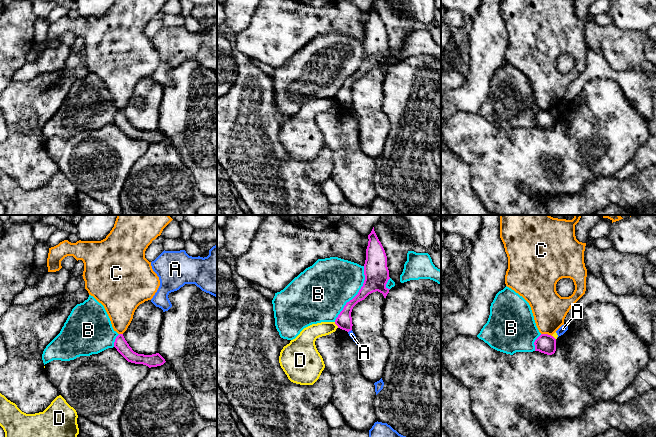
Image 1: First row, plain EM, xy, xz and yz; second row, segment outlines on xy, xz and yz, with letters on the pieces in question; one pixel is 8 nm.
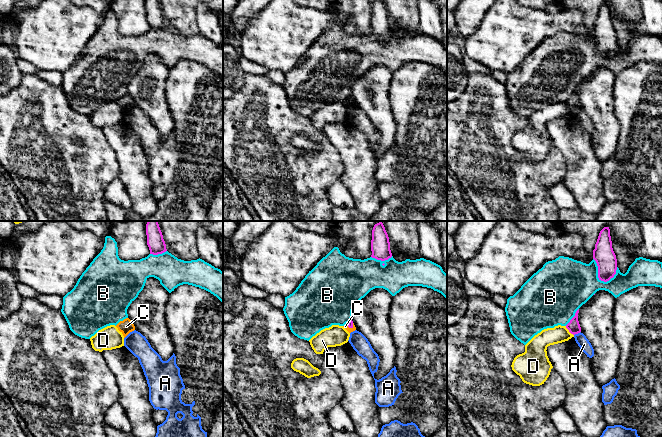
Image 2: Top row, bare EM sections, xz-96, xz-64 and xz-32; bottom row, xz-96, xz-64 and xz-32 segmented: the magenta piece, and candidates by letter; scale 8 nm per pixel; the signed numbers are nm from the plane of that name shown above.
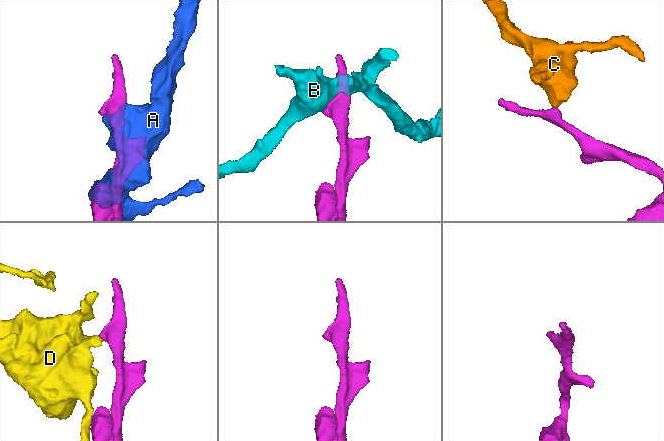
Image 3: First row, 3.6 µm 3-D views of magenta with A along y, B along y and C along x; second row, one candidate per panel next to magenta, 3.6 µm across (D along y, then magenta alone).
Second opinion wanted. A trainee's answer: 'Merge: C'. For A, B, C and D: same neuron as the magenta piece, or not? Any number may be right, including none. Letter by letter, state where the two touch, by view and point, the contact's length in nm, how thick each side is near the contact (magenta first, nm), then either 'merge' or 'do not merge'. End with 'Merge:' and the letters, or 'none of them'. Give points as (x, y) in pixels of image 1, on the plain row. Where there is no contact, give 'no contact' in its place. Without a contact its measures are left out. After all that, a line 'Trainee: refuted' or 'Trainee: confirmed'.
A: contact xz (349, 106); length 40 nm; calibres 130 and 50 nm; do not merge
B: contact xz (357, 70); length 500 nm; calibres 200 and 400 nm; do not merge
C: contact yz (546, 110); length 90 nm; calibres 150 and 280 nm; do not merge
D: contact xz (336, 100); length 60 nm; calibres 130 and 140 nm; do not merge
Merge: none of them
Trainee: refuted

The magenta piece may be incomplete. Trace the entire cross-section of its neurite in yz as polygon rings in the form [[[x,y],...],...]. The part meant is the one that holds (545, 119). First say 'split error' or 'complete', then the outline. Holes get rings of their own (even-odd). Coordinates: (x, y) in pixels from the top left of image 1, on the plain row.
complete; [[[541,110],[534,118],[535,127],[552,131],[556,127],[556,115],[548,110]]]

